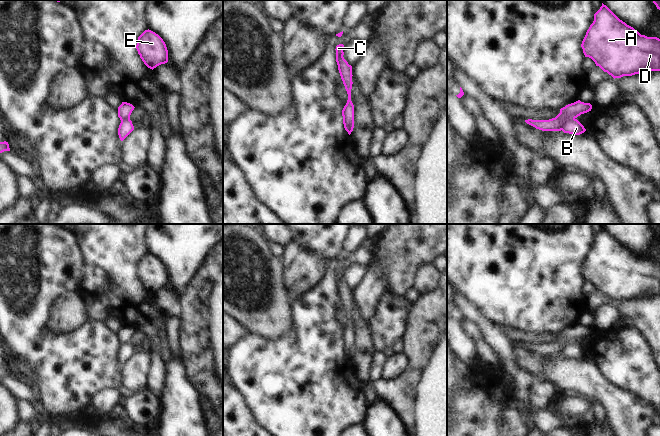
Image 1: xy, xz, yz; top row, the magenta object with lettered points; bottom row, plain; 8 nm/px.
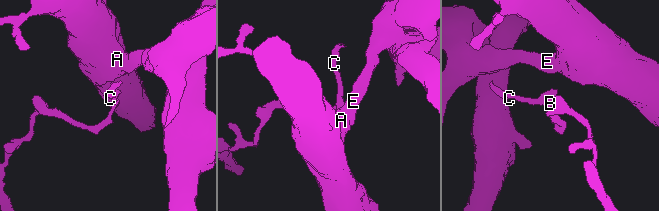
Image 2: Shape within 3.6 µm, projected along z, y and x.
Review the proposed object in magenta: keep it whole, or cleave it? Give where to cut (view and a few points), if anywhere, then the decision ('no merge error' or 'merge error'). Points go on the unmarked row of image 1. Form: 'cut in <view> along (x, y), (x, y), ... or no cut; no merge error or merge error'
cut in yz along (574, 342), (570, 342), (560, 353); merge error

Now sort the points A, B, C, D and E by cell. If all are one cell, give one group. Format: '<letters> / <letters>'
A B D E / C

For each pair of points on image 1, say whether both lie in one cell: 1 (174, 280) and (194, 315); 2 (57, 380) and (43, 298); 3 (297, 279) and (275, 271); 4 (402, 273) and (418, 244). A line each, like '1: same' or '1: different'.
1: different
2: same
3: different
4: same

